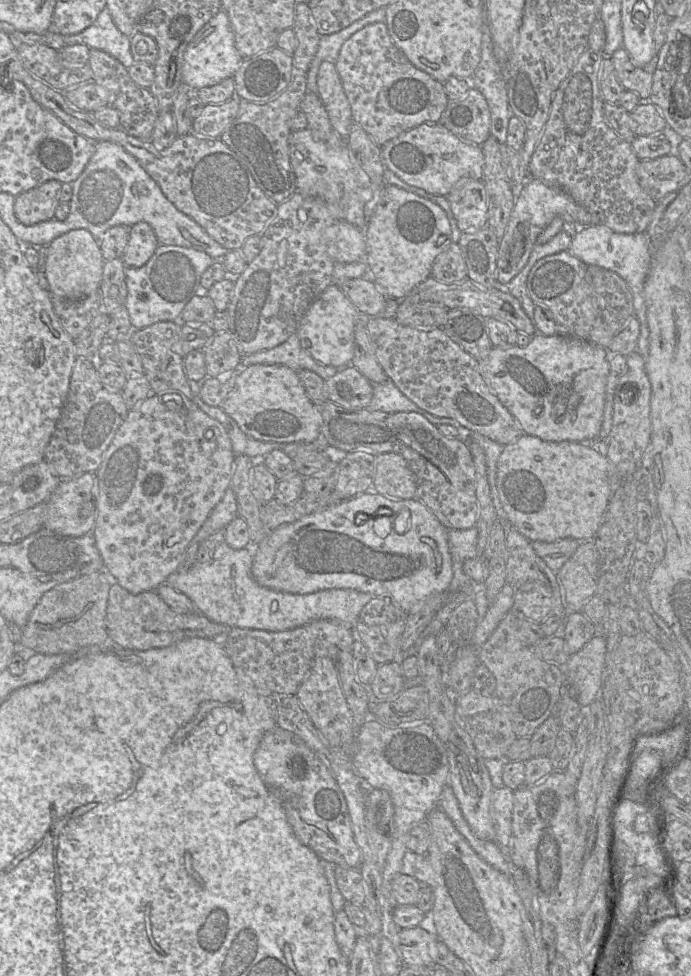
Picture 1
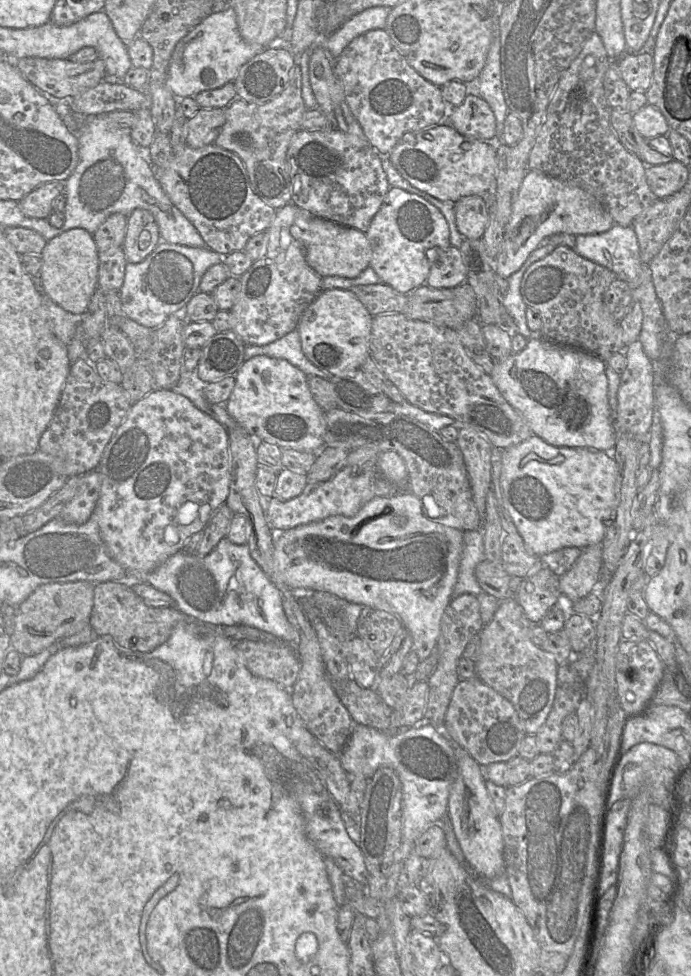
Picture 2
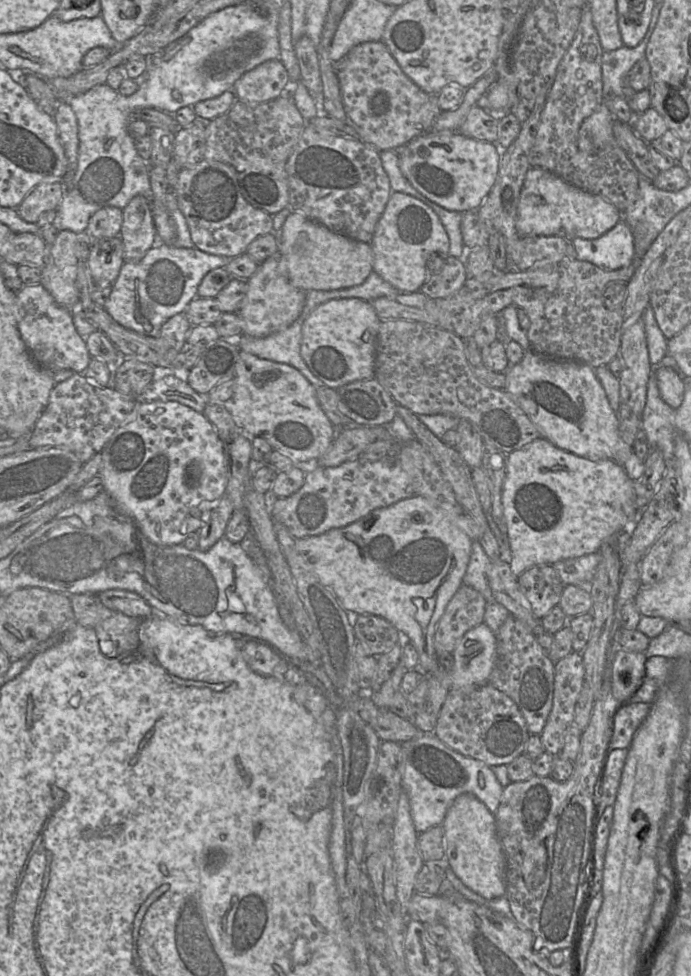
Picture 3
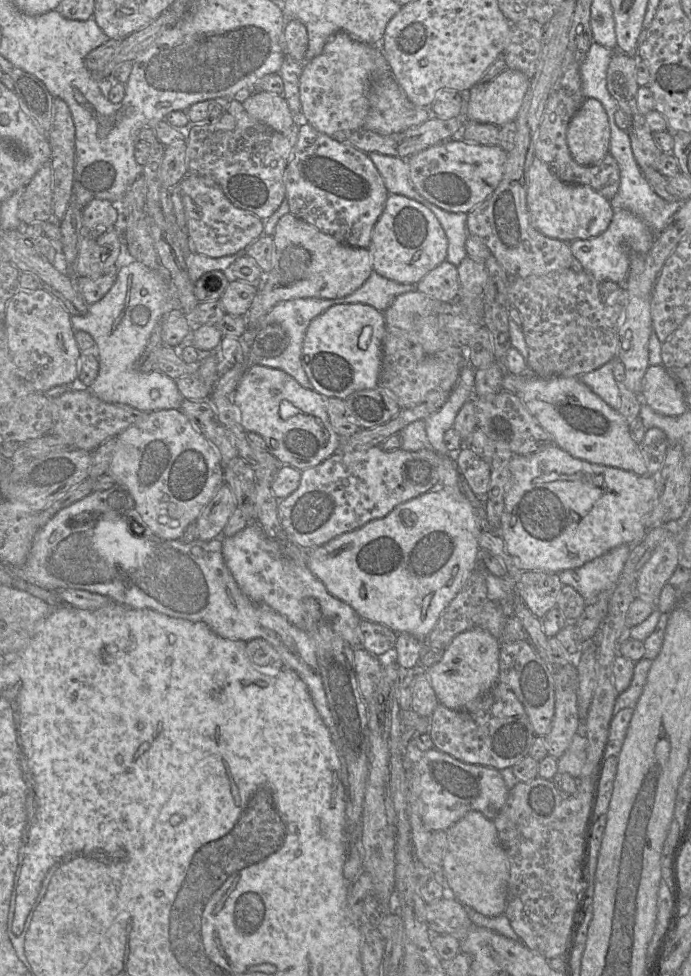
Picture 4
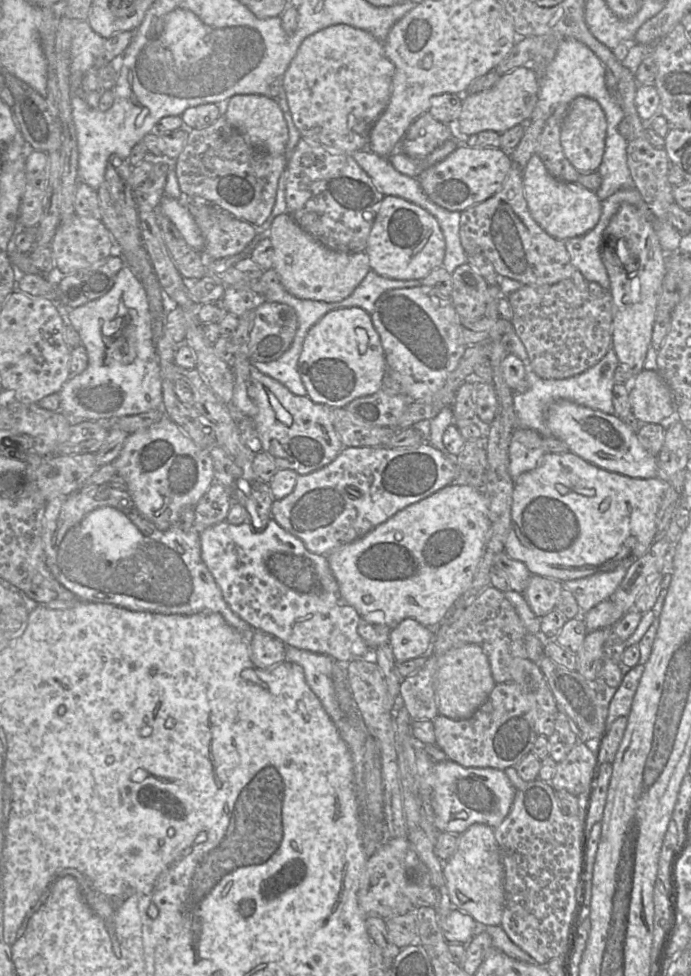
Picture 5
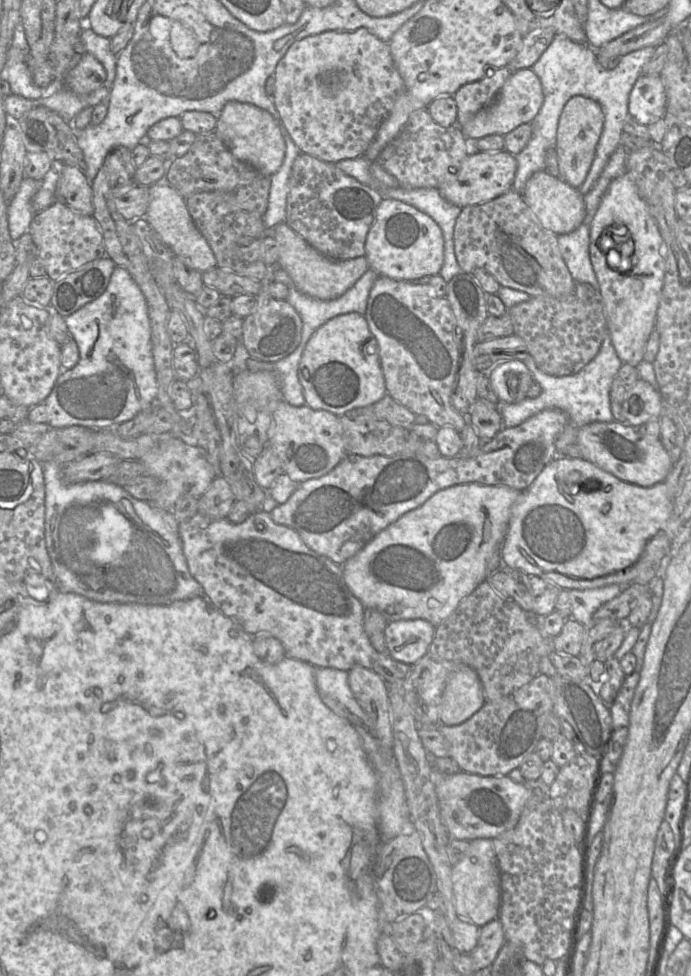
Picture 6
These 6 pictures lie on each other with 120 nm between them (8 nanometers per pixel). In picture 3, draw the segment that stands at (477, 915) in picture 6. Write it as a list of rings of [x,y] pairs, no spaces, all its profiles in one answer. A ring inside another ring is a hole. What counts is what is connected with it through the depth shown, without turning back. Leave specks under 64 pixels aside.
[[[471,793],[454,799],[442,823],[445,853],[450,868],[461,882],[485,899],[506,895],[506,858],[499,841],[494,814]]]

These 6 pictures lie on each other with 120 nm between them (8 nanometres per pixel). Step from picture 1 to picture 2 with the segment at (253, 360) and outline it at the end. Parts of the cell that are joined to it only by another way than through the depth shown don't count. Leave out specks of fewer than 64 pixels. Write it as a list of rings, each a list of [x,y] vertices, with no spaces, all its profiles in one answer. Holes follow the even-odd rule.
[[[297,328],[287,333],[280,339],[266,345],[246,345],[244,361],[254,356],[265,355],[272,358],[286,359],[306,375],[314,375],[323,379],[331,379],[331,374],[324,372],[313,365],[301,348],[300,335]]]

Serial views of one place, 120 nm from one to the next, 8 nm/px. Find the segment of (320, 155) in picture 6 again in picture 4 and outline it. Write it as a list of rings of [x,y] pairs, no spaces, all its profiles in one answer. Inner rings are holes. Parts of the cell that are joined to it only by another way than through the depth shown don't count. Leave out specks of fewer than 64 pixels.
[[[337,32],[326,42],[322,52],[300,69],[299,93],[301,112],[316,130],[329,135],[340,142],[346,142],[348,135],[364,127],[369,110],[369,89],[377,79],[391,74],[389,66],[379,46],[362,43],[345,32]]]

